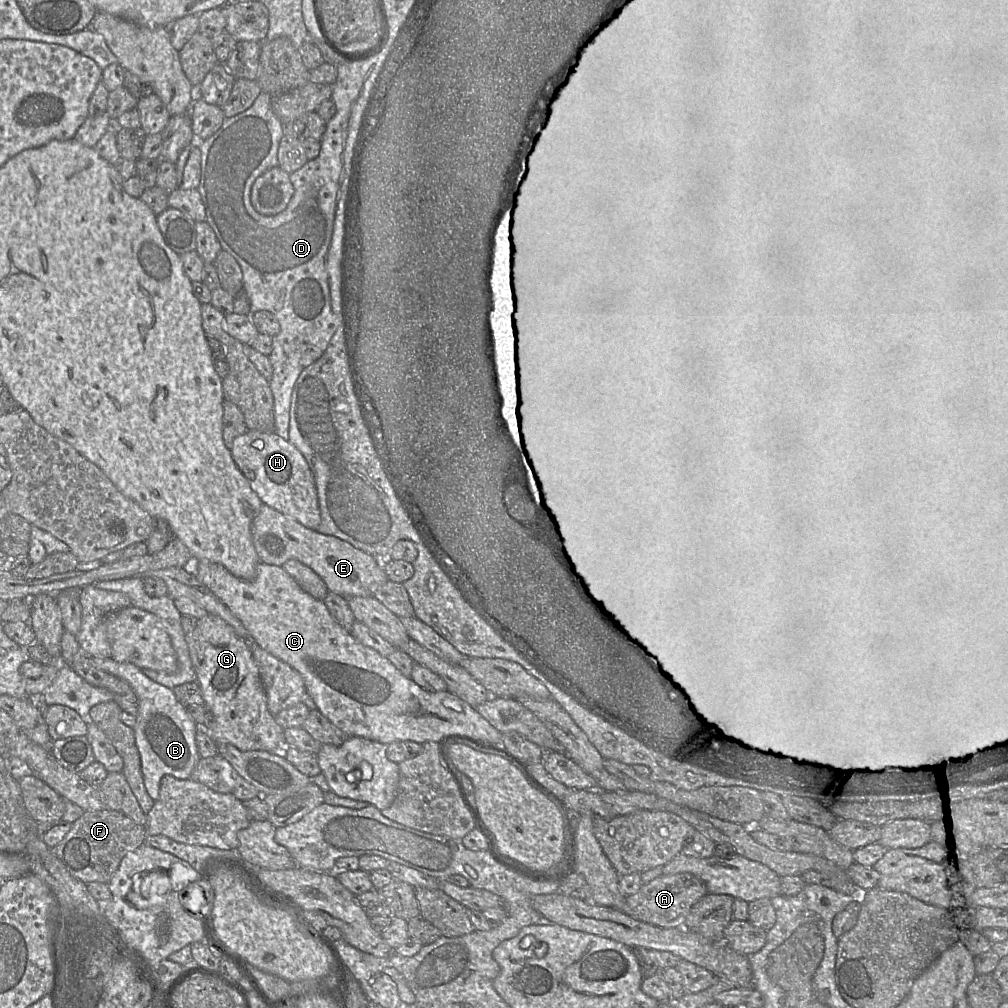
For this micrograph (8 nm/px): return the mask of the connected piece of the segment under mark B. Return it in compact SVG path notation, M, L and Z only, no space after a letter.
M92 656L96 668L126 681L138 698L138 714L135 741L141 758L144 785L149 796L159 798L160 783L164 776L189 779L201 758L196 744L198 725L188 714L170 688L148 678L140 668L131 663L122 663L111 658Z

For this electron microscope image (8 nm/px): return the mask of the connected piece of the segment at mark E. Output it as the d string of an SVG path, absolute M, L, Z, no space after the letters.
M264 503L252 522L251 535L262 563L282 566L290 559L298 560L324 581L329 592L345 598L372 596L388 581L383 561L377 561L372 555L335 536L309 529Z

